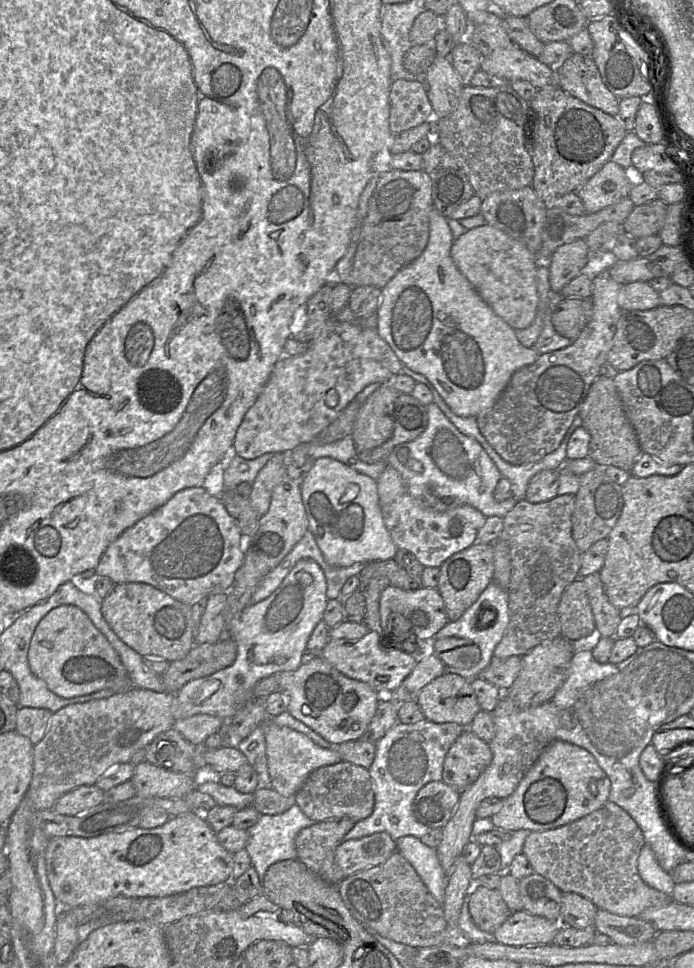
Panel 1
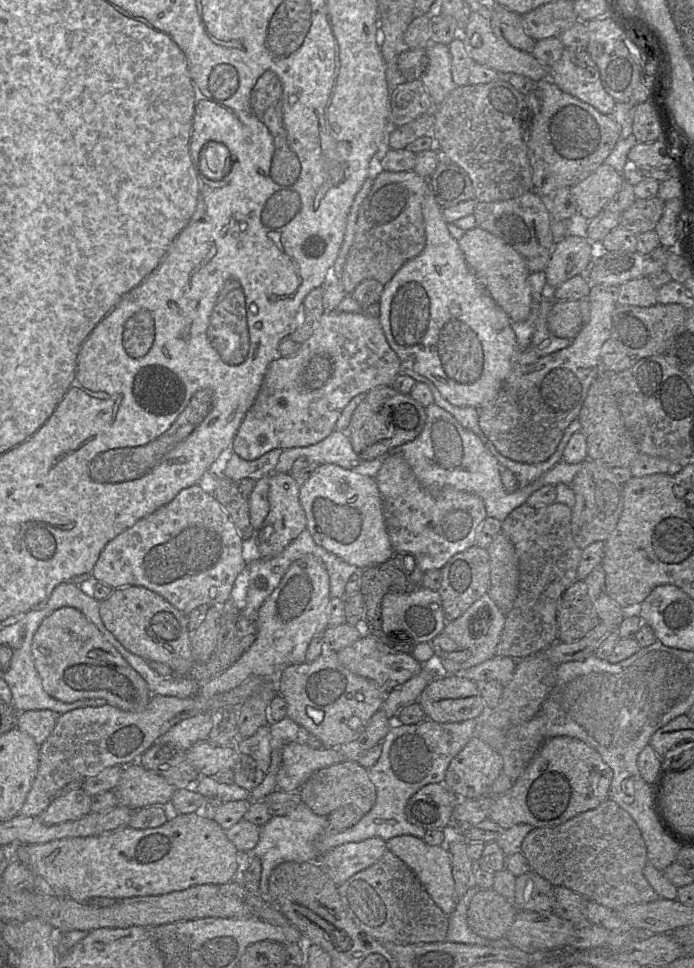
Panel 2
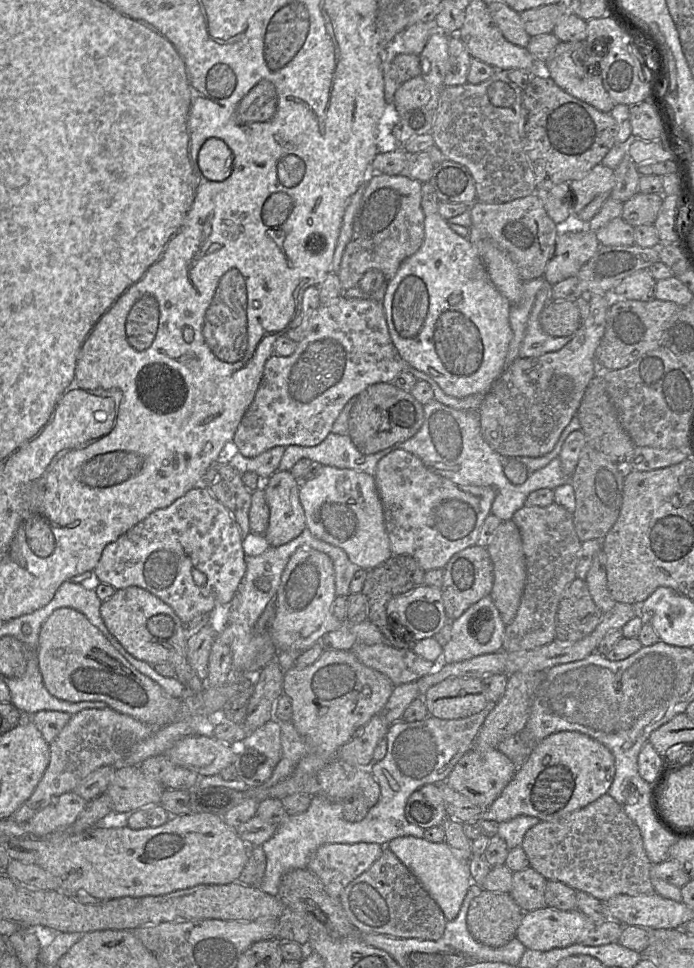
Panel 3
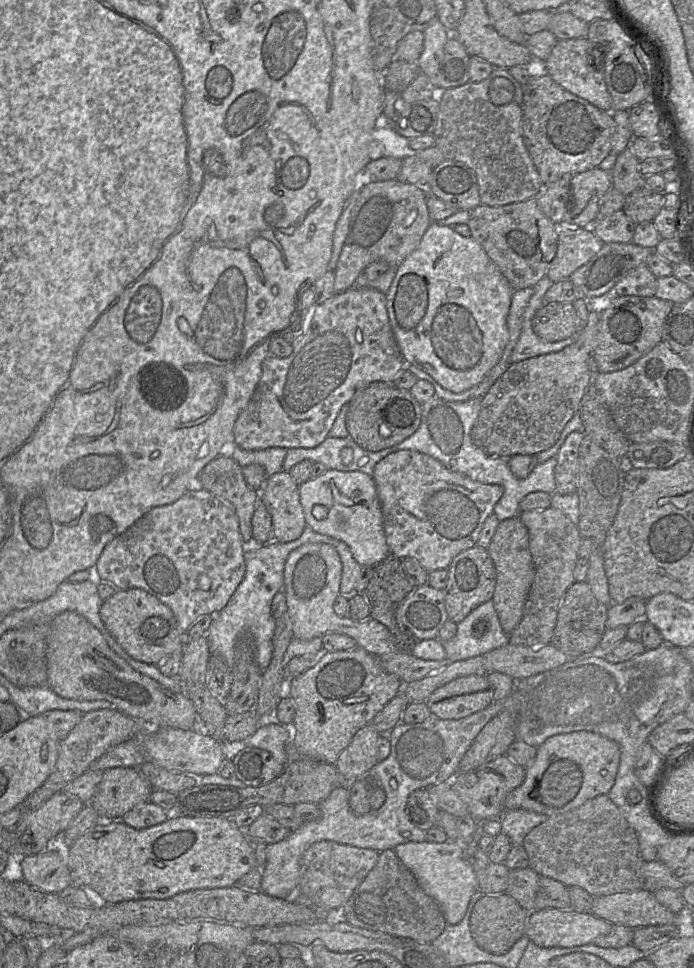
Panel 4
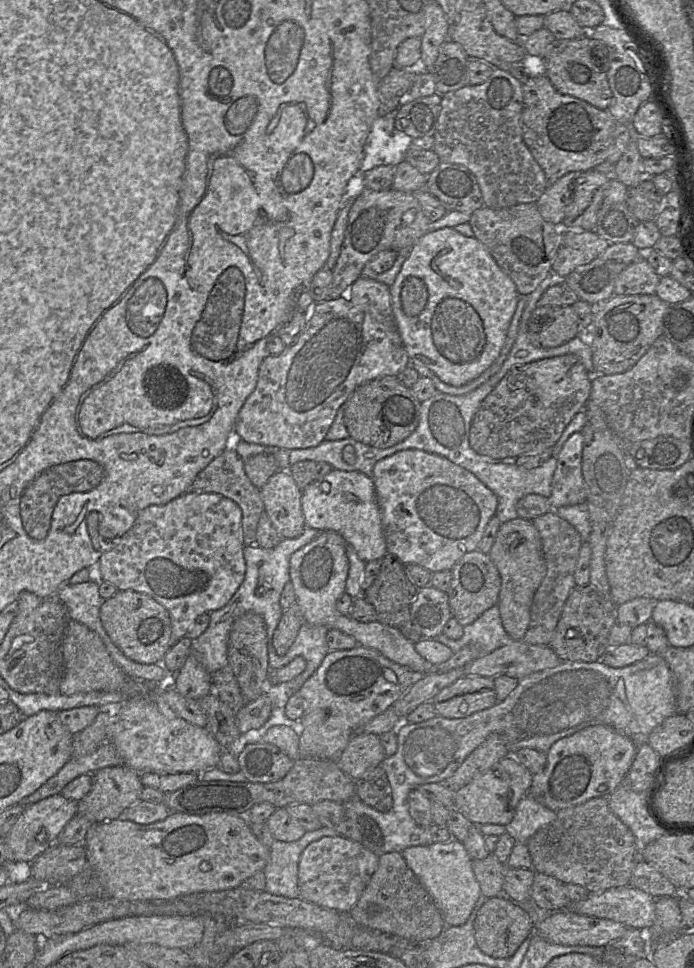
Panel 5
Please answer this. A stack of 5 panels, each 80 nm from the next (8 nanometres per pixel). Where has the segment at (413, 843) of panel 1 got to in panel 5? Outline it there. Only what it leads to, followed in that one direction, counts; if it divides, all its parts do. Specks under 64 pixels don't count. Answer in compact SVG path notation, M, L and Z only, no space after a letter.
M451 839L445 843L412 846L404 849L401 855L433 899L446 925L463 925L482 895L480 884L473 871L472 859L463 842Z

